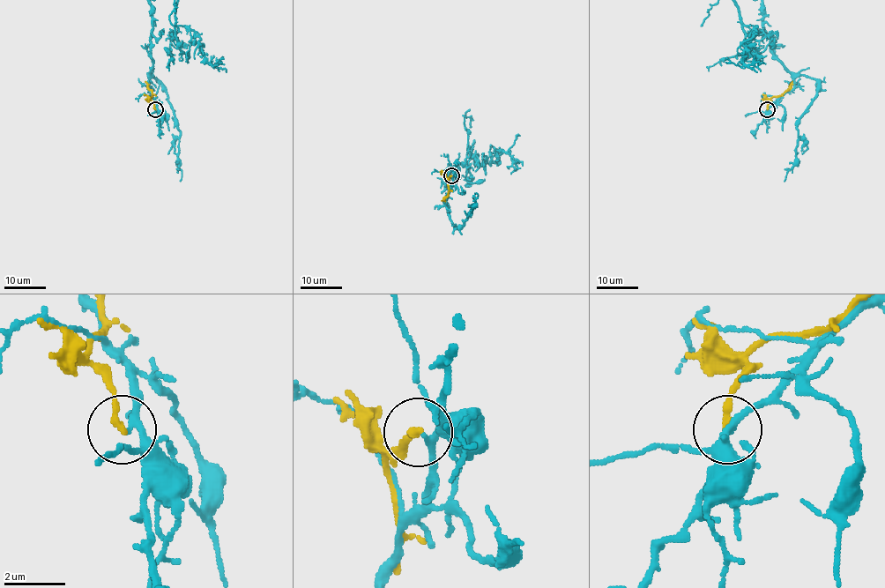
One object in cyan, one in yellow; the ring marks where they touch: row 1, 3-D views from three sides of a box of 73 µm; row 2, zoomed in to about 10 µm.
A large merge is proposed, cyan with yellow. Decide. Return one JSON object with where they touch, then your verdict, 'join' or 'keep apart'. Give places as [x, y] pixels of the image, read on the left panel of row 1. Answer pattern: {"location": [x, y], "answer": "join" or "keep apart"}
{"location": [155, 109], "answer": "keep apart"}

